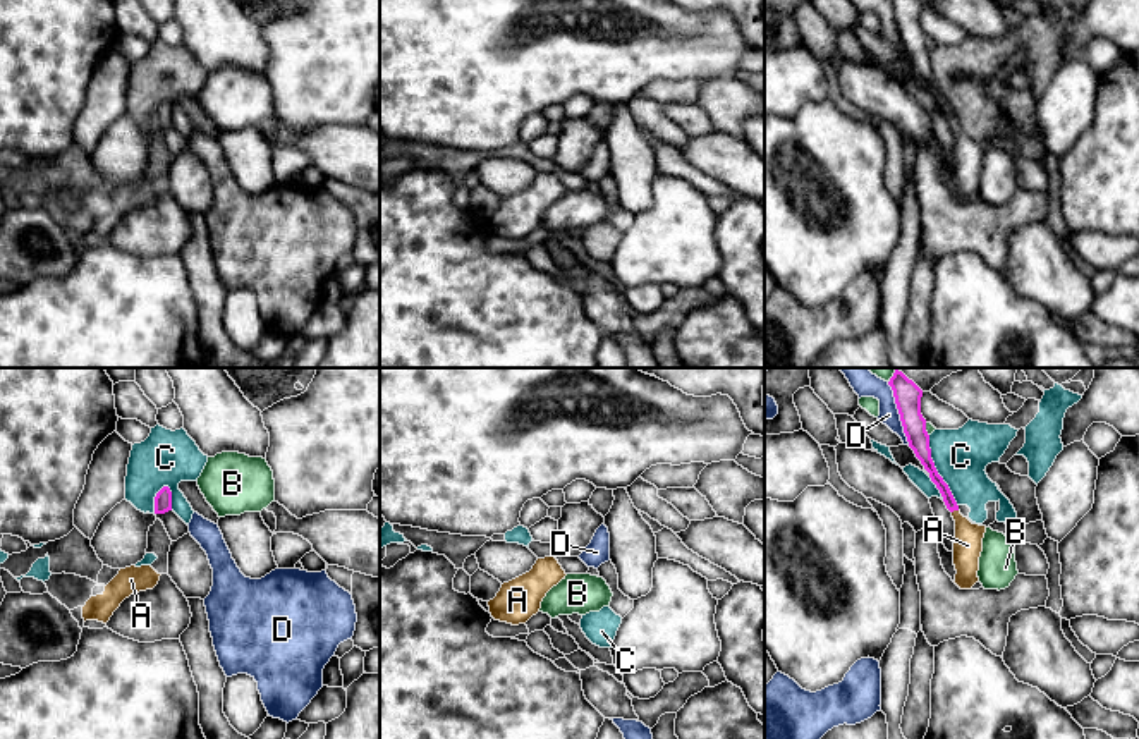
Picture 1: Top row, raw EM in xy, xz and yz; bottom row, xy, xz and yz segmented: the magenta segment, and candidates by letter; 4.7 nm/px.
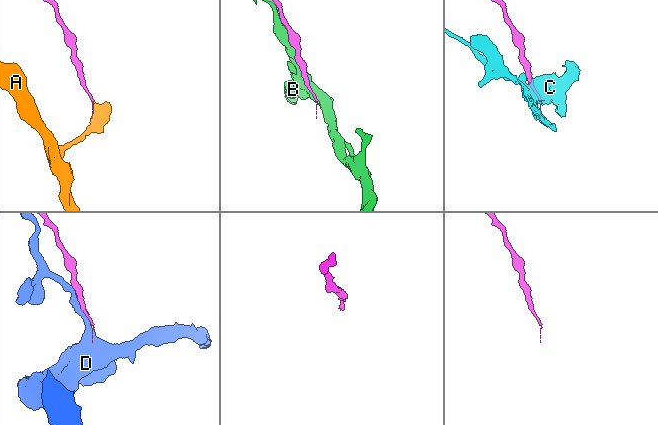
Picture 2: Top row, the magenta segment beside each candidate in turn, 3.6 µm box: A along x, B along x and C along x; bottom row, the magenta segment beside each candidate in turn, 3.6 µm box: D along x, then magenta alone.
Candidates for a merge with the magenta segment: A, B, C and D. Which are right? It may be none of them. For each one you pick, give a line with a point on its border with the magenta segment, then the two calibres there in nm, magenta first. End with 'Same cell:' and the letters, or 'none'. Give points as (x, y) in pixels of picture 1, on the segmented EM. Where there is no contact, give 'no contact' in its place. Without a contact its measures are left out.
A: contact yz (954, 509); calibres 50 and 140 nm
Same cell: A

